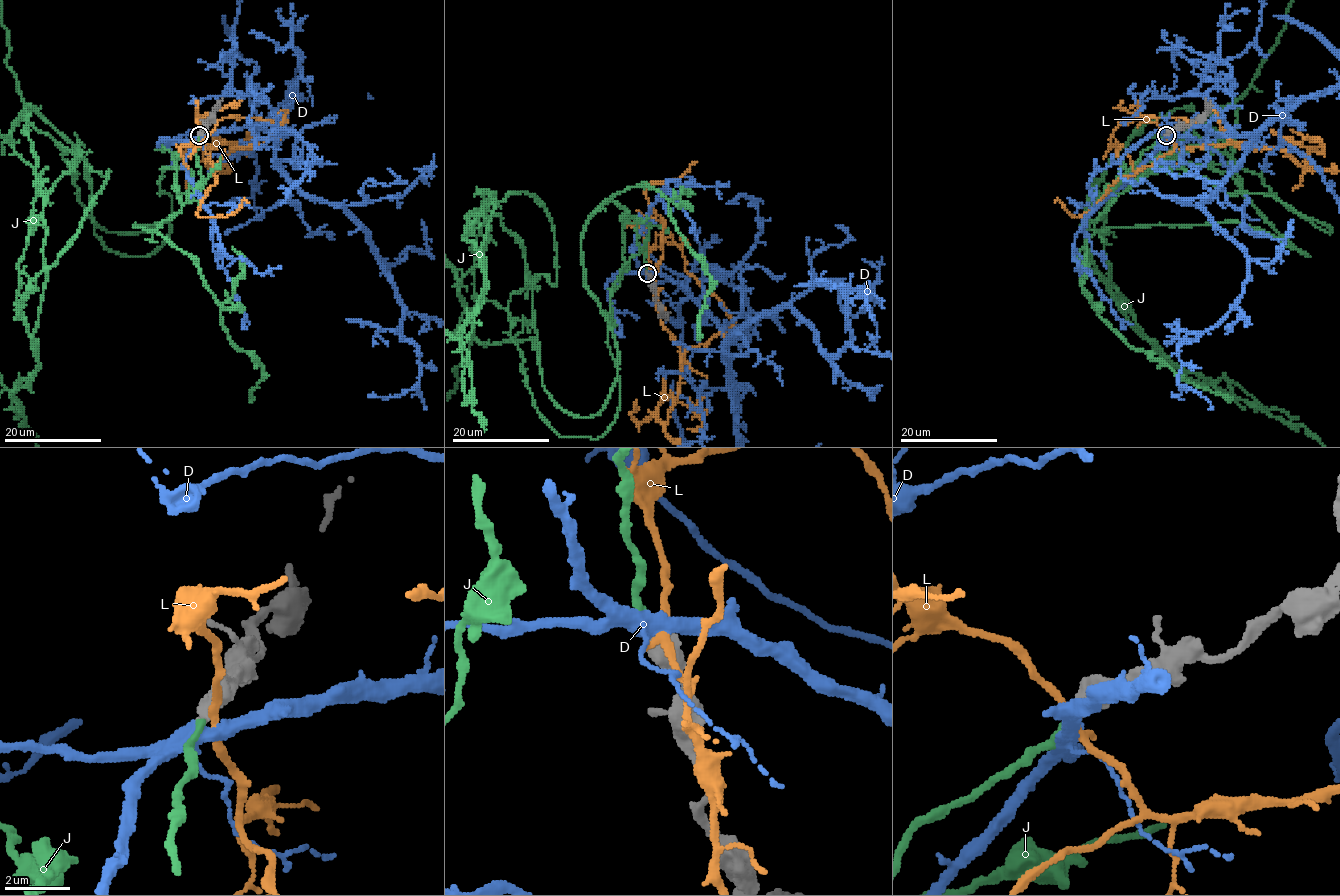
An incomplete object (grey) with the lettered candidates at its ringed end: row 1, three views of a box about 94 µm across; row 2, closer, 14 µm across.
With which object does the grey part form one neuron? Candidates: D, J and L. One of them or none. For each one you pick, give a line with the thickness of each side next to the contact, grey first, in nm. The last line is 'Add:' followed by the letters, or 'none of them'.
J: 360/200 nm
Add: J

